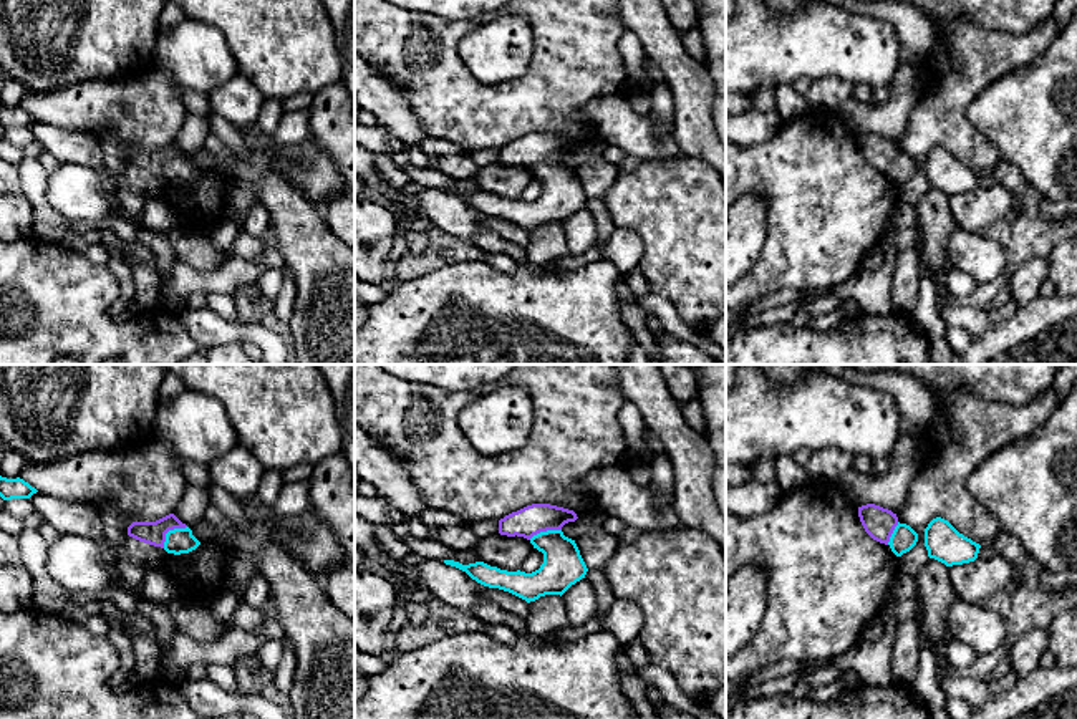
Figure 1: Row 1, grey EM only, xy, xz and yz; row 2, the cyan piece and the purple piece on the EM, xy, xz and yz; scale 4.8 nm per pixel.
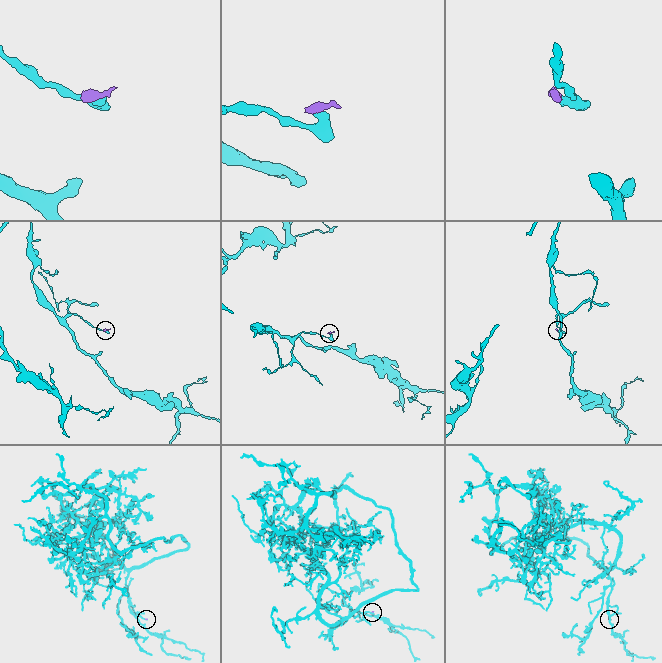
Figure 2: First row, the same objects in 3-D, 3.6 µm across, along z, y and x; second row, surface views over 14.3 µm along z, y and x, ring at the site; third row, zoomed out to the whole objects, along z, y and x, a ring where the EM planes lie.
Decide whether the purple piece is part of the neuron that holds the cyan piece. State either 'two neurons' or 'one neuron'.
one neuron

